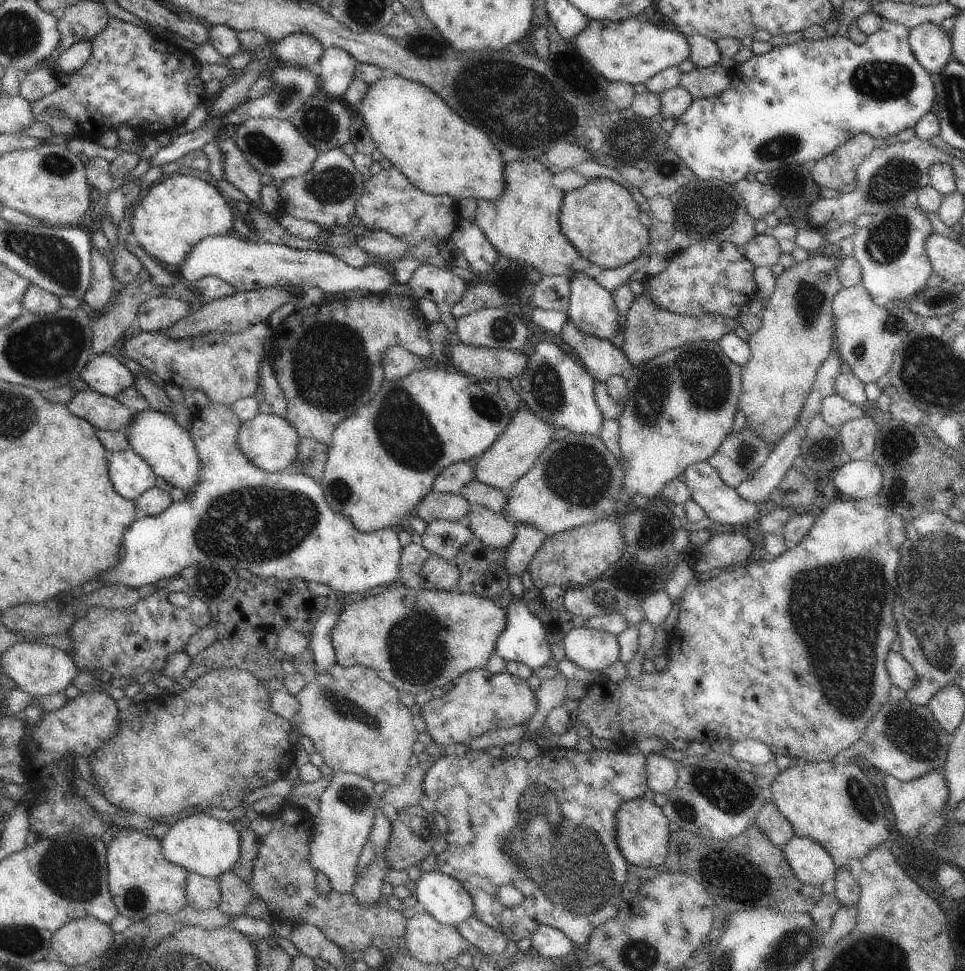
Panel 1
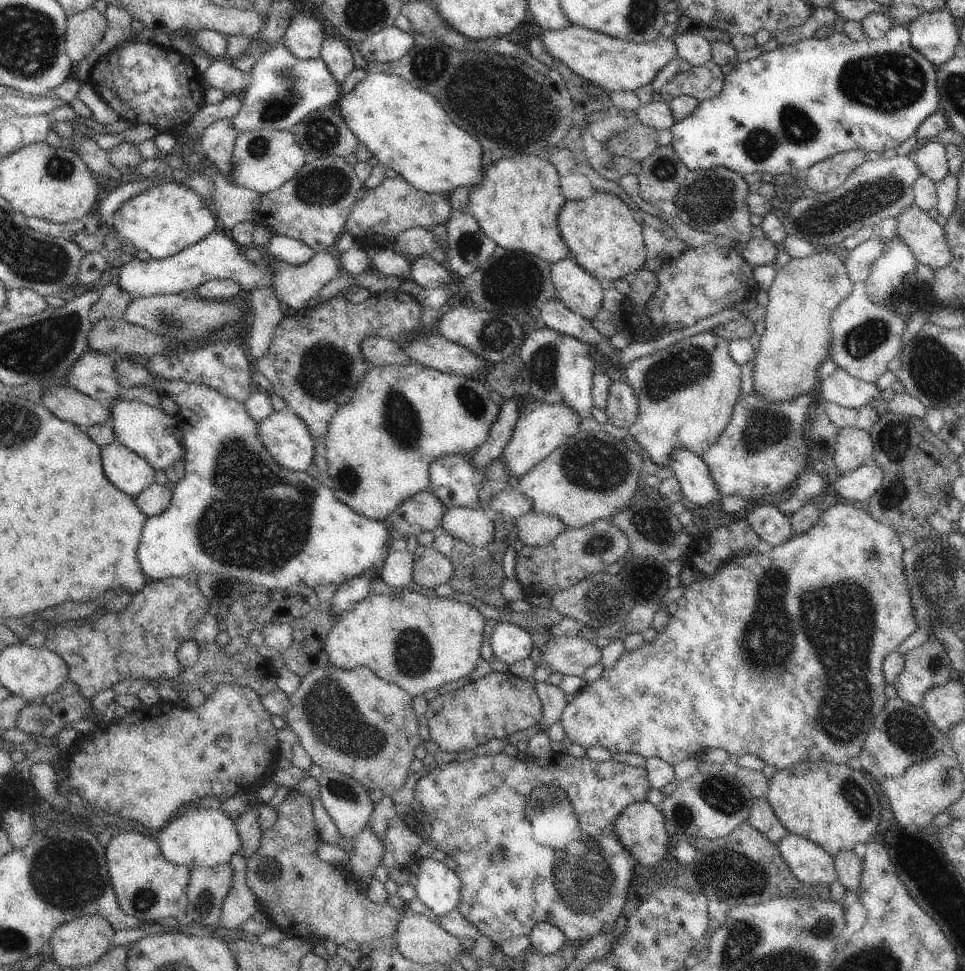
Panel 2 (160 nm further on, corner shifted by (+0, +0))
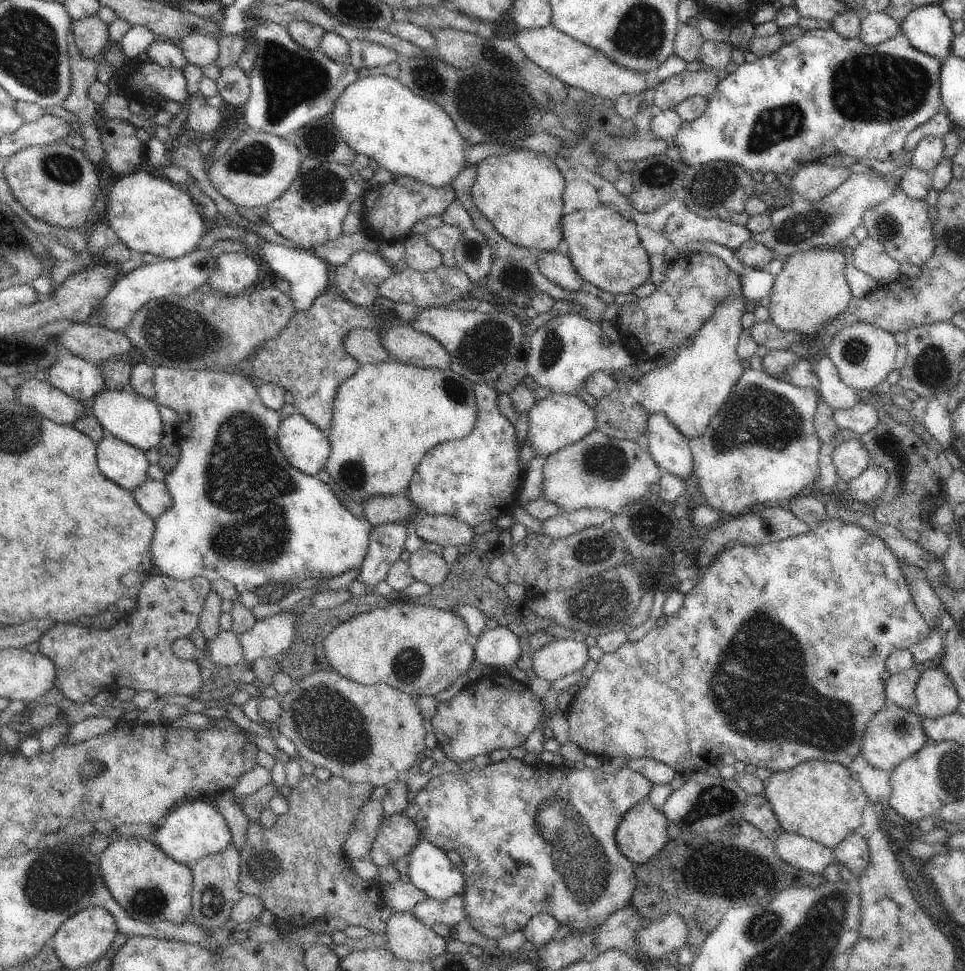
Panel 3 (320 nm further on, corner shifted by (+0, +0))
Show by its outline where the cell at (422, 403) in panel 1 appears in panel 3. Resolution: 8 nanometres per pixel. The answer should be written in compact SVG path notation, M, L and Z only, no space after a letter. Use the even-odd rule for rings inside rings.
M391 359L360 365L336 393L332 426L327 434L331 453L324 470L354 502L363 504L374 495L404 495L420 461L431 448L463 439L473 431L477 419L475 385L450 369L420 368Z

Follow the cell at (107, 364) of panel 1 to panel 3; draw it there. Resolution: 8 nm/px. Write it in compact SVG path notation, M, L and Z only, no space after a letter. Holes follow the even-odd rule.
M72 353L59 354L58 360L39 377L80 402L104 390L103 372L99 366Z

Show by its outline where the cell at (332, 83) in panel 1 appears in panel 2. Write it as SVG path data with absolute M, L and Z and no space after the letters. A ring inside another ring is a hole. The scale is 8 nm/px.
M339 36L325 38L320 57L328 66L330 74L336 78L338 86L342 86L346 77L355 69L353 47Z

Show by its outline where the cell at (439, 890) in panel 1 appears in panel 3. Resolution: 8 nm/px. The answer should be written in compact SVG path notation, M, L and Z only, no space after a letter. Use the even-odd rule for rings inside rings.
M424 837L418 840L410 854L410 880L416 888L428 894L429 898L435 901L448 900L448 897L460 894L464 890L463 874L446 854L443 848L438 848L431 840Z

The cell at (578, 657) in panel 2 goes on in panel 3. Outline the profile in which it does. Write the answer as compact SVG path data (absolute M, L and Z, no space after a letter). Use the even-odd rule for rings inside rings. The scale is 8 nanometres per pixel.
M558 637L530 655L532 669L530 676L536 676L555 683L556 680L570 676L584 668L588 662L589 640Z

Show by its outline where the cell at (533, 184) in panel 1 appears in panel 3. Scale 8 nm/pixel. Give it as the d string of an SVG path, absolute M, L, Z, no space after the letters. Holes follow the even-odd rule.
M512 150L507 154L490 155L478 164L477 179L471 195L474 204L482 212L496 232L512 244L532 251L554 252L563 239L561 220L563 217L563 194L566 180L554 163L552 155L528 150Z

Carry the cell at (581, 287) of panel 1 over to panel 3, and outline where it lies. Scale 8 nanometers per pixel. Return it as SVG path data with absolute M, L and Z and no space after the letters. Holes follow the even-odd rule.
M539 251L537 263L540 272L555 285L567 291L581 292L585 280L576 272L569 255L559 251Z

